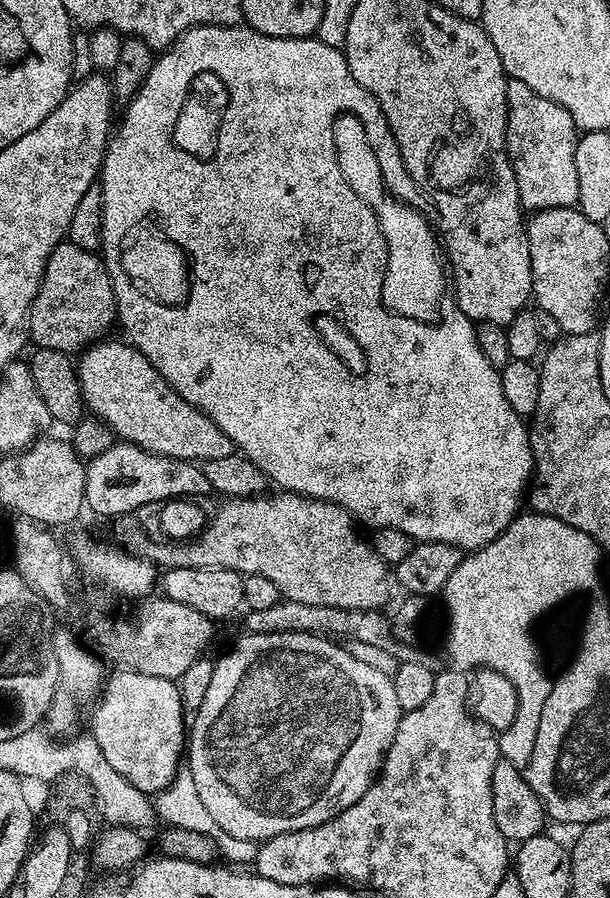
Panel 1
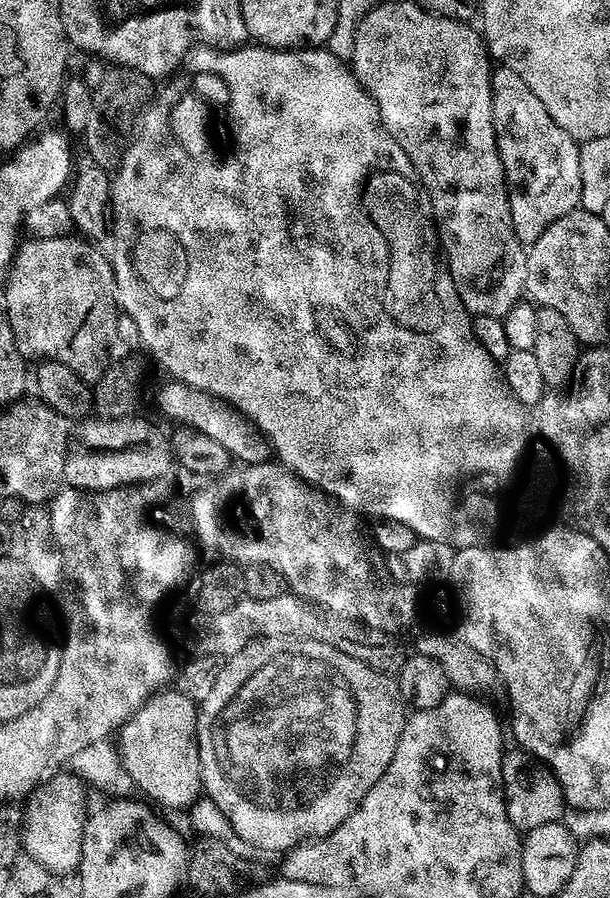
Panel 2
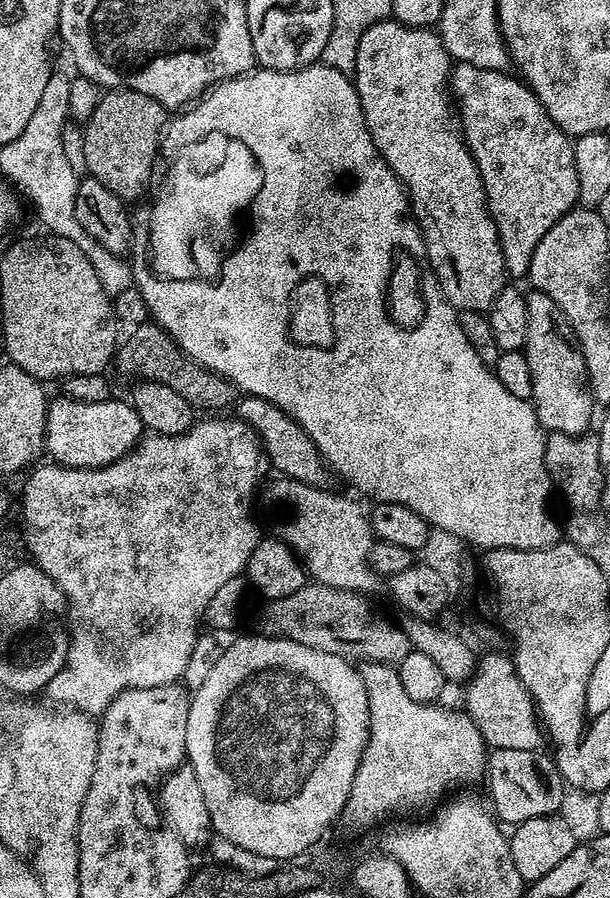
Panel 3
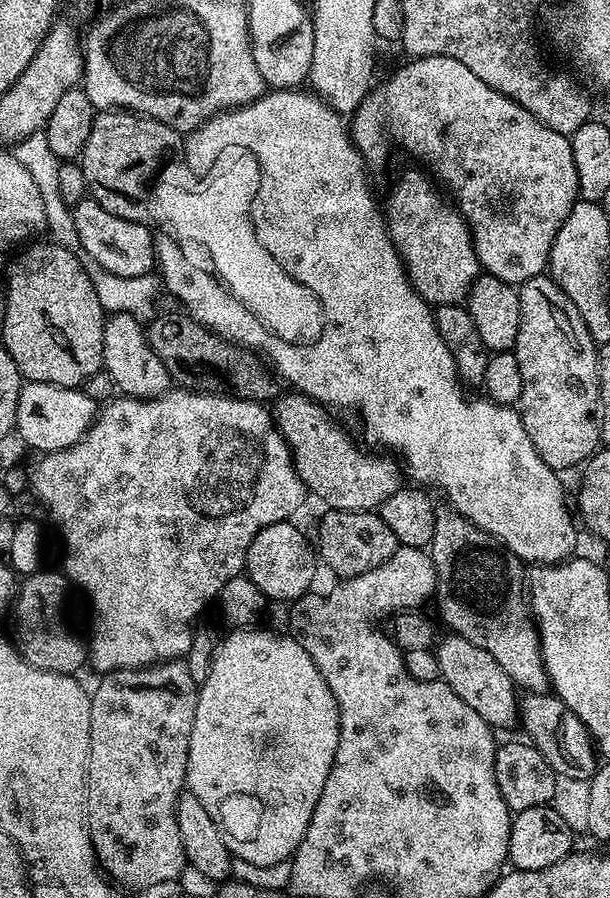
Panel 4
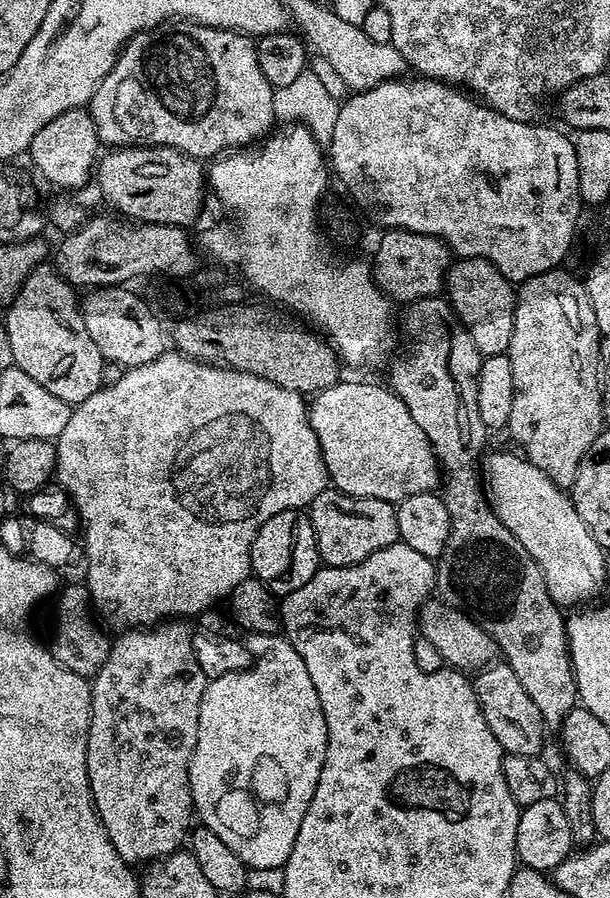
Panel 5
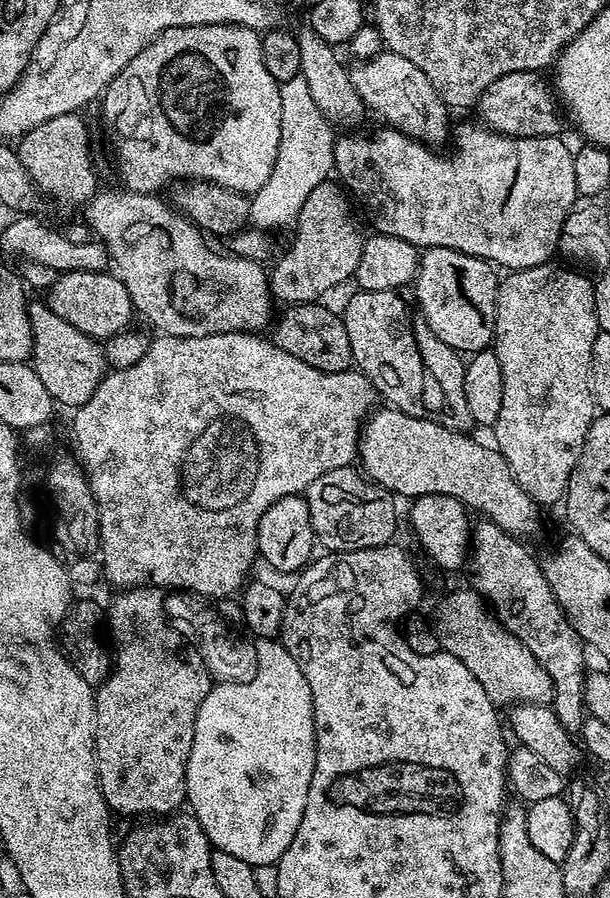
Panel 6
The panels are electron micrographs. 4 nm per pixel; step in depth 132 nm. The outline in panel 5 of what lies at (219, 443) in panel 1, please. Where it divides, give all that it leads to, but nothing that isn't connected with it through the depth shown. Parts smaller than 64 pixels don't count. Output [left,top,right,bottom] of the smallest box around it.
[308,379,442,502]

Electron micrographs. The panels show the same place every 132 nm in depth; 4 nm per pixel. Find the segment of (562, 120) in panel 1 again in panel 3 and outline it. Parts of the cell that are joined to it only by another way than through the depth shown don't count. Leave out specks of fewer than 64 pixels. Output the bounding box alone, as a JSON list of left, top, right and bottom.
[450,63,580,277]

